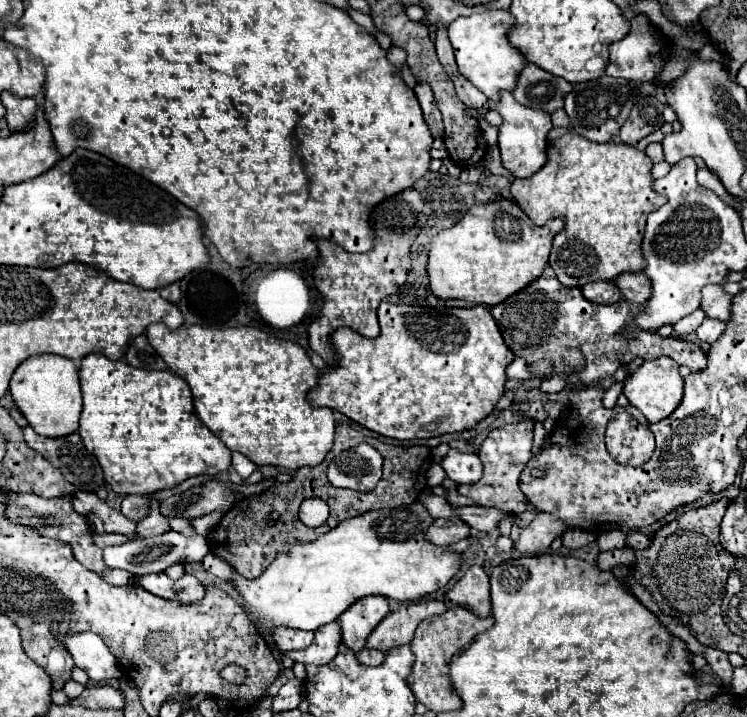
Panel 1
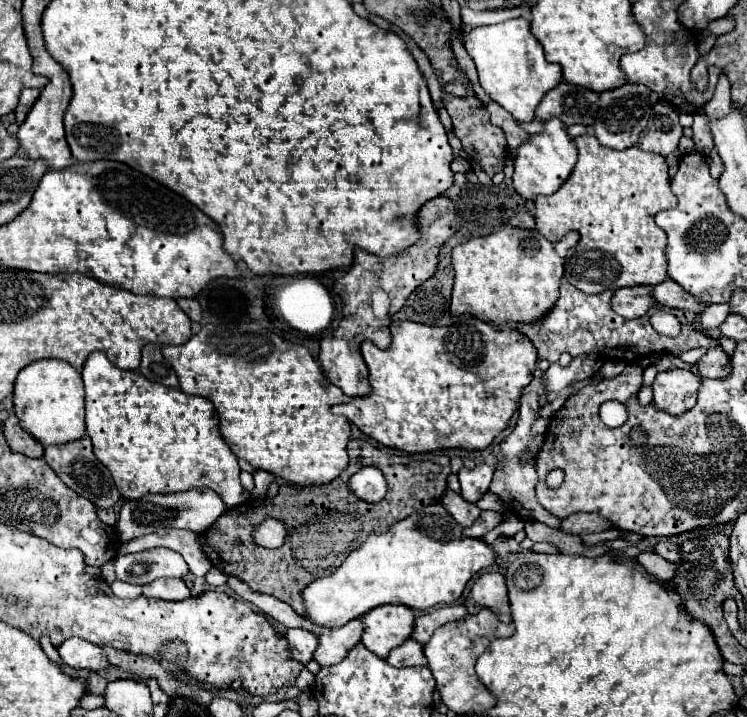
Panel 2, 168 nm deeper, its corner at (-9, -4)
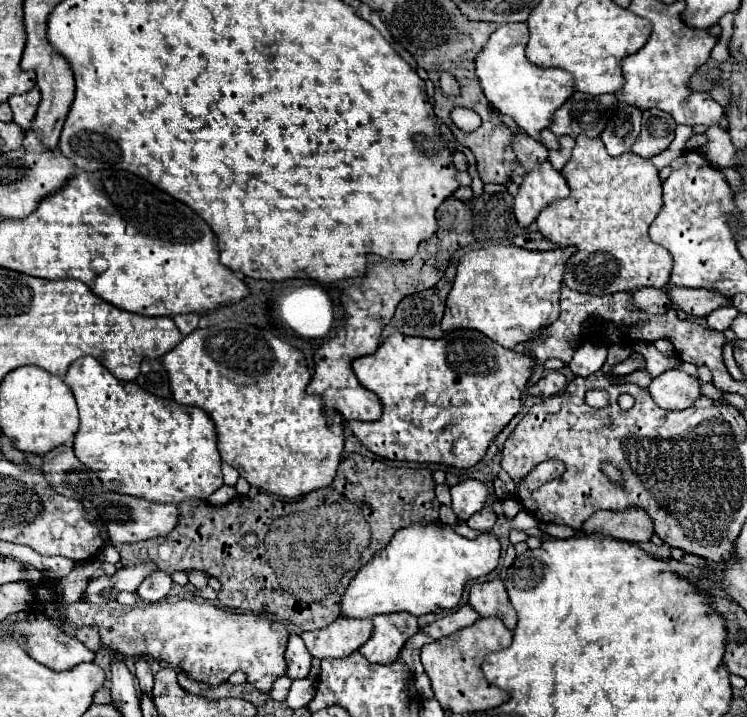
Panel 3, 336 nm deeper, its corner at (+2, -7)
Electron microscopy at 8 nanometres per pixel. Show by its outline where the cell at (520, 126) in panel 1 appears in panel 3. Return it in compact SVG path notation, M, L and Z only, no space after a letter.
M542 163L536 167L536 171L530 171L524 177L524 183L514 199L514 215L518 225L526 229L544 207L568 195L570 189L564 183L562 173L558 173L550 163Z

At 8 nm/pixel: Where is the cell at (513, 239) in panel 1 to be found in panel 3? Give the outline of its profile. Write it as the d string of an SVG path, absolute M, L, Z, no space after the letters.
M494 247L492 251L470 251L458 263L458 273L454 287L446 301L446 311L442 319L442 331L454 329L476 329L500 343L506 349L516 349L520 343L526 343L558 319L560 313L560 287L566 269L566 261L574 253L572 247L556 251L528 251L520 247Z

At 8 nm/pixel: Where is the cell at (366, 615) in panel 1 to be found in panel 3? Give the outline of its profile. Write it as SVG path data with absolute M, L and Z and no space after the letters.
M410 613L378 615L372 617L372 621L374 621L372 637L360 647L360 653L370 663L380 663L380 665L394 663L404 643L420 629L418 619Z

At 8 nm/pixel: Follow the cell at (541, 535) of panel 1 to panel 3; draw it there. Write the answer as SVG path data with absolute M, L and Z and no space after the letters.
M628 507L624 513L620 511L596 511L586 523L584 533L608 533L616 539L644 543L654 535L654 525L650 515L642 507Z

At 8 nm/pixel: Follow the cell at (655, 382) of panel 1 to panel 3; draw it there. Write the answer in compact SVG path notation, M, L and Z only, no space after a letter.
M672 369L654 377L648 391L662 409L670 411L688 409L698 397L702 397L700 381L680 369Z

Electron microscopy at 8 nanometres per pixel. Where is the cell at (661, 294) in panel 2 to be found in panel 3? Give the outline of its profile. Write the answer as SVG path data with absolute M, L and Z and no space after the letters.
M670 287L668 297L672 299L676 309L686 311L694 317L706 317L714 309L730 305L730 297L724 297L718 291L710 289L686 289L686 287Z

